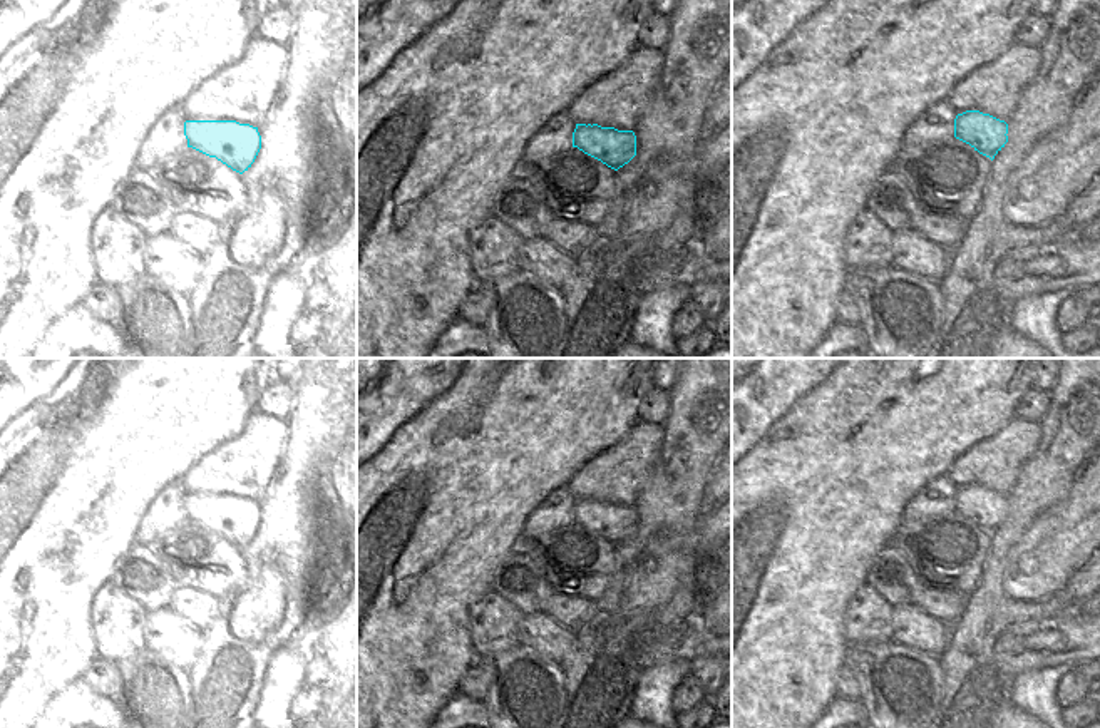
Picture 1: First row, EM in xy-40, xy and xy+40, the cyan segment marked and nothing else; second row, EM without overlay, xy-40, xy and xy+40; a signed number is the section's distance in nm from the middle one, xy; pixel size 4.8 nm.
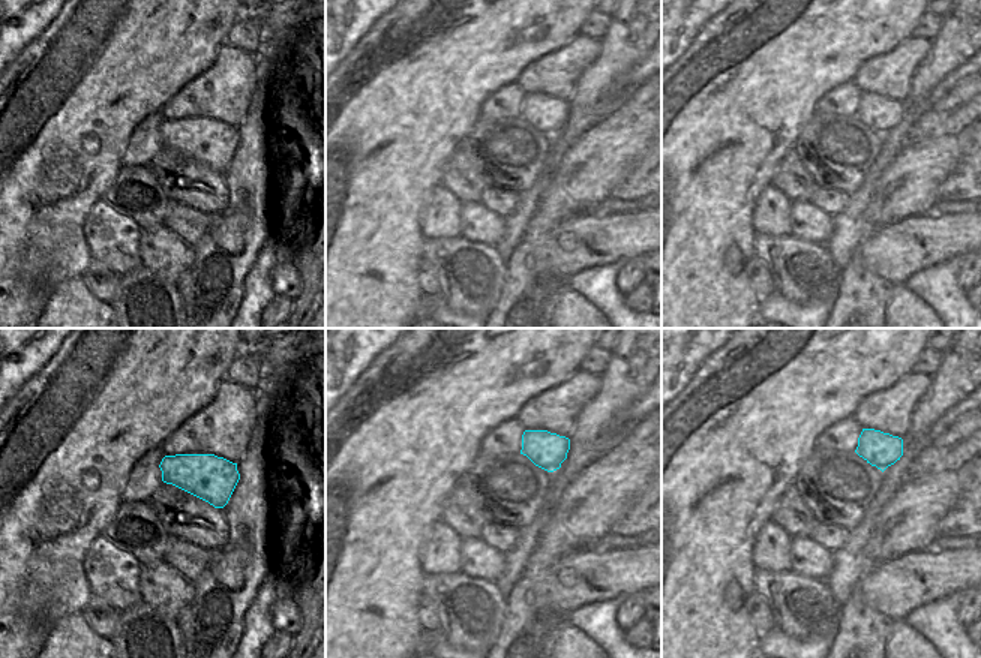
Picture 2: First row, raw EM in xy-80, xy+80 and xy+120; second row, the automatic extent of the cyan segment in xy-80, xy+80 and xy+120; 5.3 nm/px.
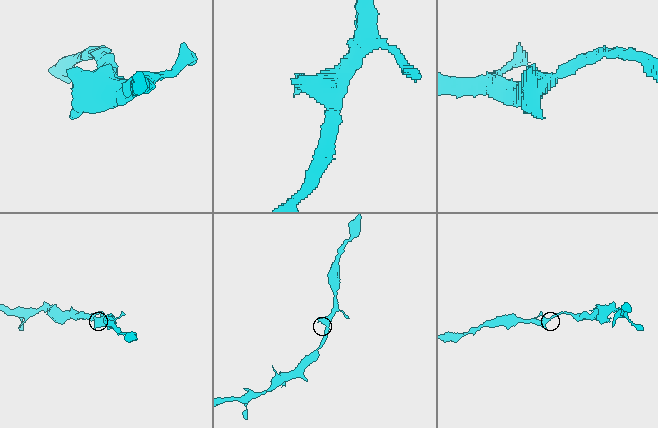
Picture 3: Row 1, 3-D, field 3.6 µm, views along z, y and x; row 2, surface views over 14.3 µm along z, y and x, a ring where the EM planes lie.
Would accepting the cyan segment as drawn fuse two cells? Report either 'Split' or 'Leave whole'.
Leave whole

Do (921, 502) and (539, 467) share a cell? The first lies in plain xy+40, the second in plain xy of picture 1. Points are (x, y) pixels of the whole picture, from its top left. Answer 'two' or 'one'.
two

